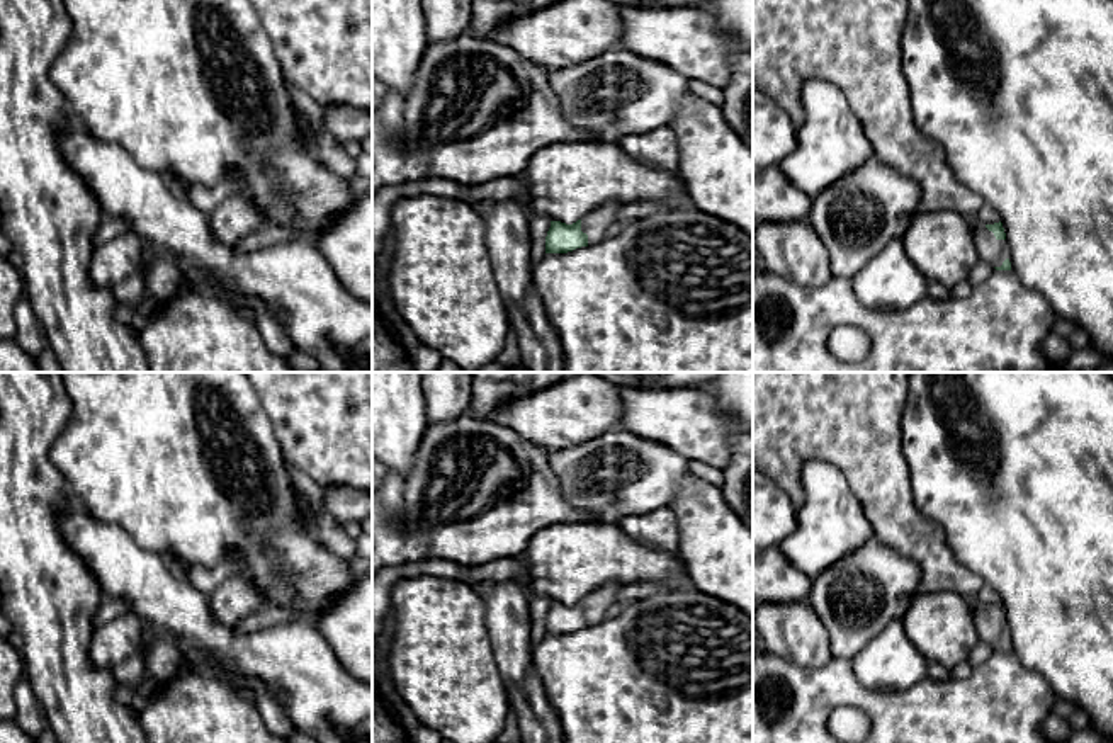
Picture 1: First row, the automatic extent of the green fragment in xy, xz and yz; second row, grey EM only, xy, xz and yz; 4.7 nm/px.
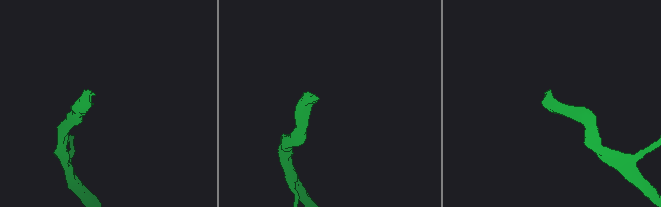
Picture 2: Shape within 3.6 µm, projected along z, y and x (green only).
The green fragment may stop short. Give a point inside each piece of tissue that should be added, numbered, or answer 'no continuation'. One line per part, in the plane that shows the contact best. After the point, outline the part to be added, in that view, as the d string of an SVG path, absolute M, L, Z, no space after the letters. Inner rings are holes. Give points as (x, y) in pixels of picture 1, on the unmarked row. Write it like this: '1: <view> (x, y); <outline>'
1: xz (595, 606); M610 581L581 600L581 612L588 615L588 626L605 619L607 609L615 602L617 592L622 587L619 581Z

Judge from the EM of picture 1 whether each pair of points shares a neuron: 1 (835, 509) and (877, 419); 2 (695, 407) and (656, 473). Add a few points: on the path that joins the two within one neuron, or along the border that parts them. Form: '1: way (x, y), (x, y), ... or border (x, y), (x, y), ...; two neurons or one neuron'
1: border (814, 459), (823, 459), (841, 473), (867, 517); two neurons
2: border (632, 432), (663, 442), (690, 461); two neurons

